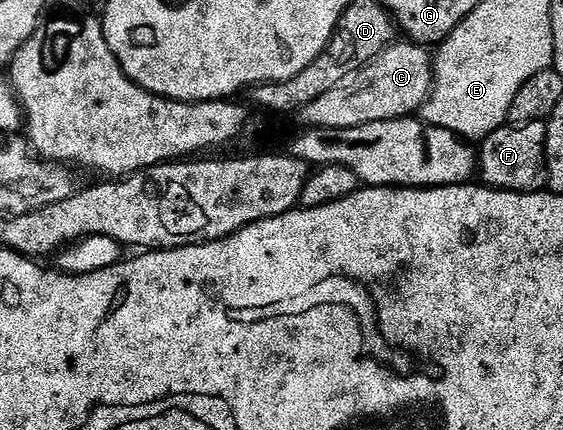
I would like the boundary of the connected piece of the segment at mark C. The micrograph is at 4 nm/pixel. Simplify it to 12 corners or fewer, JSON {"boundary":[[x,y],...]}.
{"boundary":[[393,42],[302,113],[309,128],[415,116],[433,56]]}

